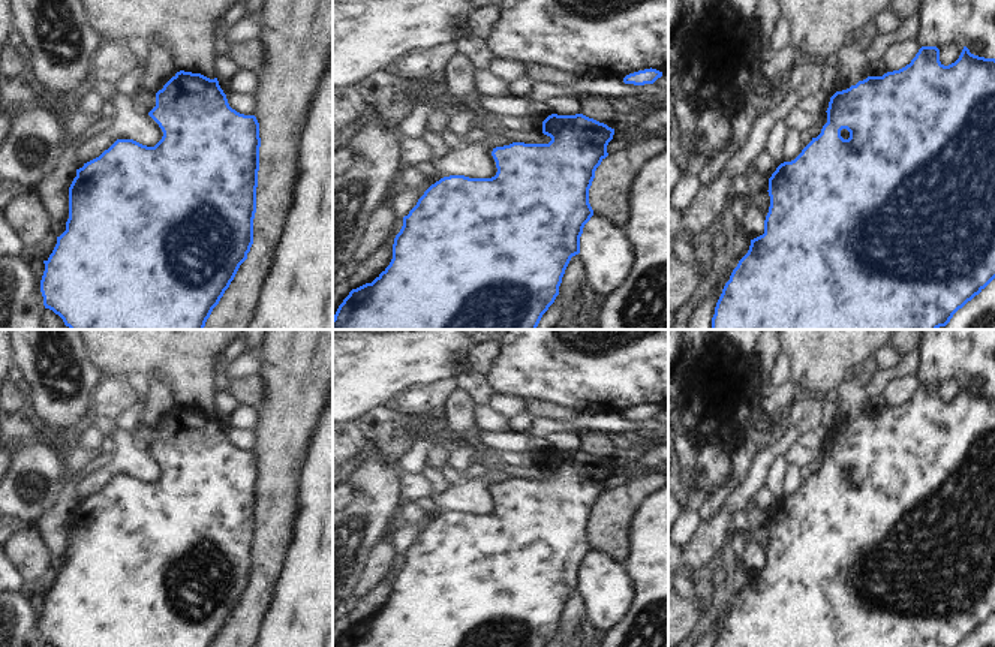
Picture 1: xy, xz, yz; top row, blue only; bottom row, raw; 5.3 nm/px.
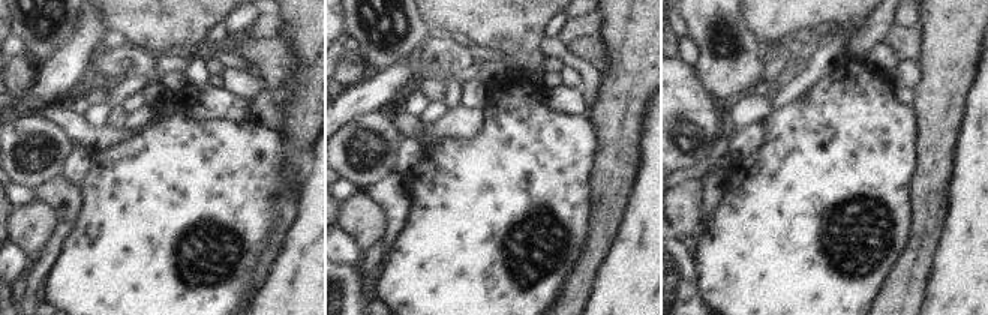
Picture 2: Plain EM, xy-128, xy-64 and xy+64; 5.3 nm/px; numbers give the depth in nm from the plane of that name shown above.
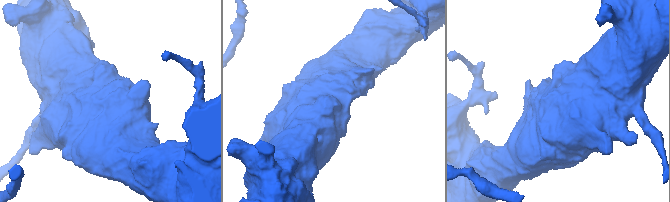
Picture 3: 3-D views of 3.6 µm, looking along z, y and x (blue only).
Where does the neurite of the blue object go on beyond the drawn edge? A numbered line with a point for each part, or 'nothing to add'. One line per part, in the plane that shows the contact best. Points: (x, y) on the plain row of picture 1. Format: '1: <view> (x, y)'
nothing to add

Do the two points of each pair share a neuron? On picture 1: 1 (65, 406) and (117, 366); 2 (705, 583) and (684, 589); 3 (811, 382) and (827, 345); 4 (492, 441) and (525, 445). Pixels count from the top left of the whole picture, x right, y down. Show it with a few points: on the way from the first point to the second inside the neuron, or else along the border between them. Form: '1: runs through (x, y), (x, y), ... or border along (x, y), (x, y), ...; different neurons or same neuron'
1: border along (86, 345), (92, 361), (107, 376); different neurons
2: border along (690, 580), (694, 596); different neurons
3: runs through (814, 373), (820, 367), (824, 354); same neuron
4: runs through (499, 441), (517, 442); same neuron

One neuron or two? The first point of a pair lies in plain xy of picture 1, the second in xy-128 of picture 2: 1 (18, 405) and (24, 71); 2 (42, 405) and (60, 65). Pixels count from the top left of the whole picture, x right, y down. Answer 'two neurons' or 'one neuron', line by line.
1: one neuron
2: two neurons

